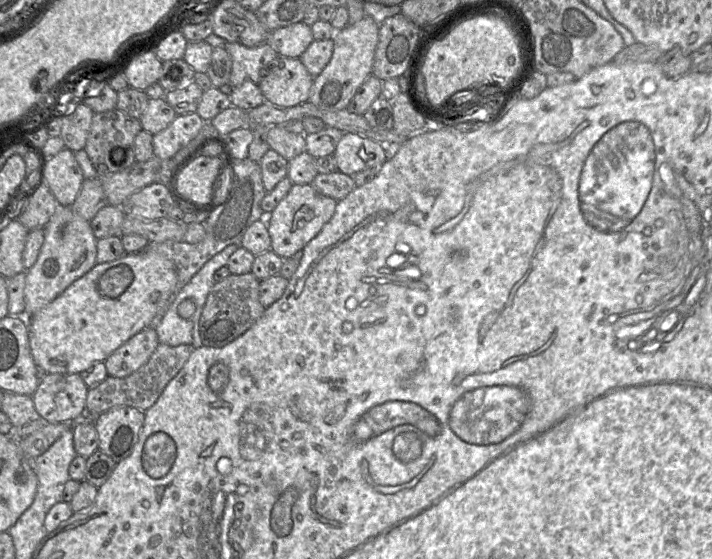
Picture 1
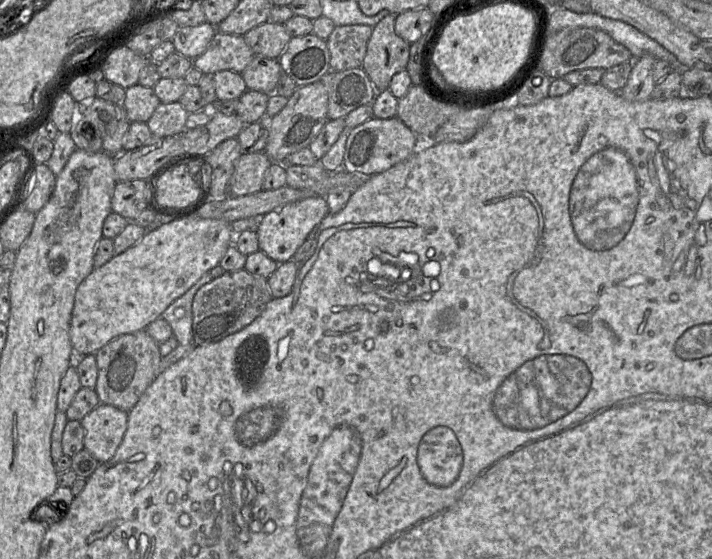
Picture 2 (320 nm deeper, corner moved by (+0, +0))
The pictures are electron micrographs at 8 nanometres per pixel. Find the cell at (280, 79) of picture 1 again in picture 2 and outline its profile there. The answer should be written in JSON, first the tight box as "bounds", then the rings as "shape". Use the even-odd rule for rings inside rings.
{"bounds":[241,55,282,95],"shape":[[[254,55],[251,62],[241,75],[247,90],[254,90],[271,95],[282,73],[278,59],[269,59],[261,55]]]}

